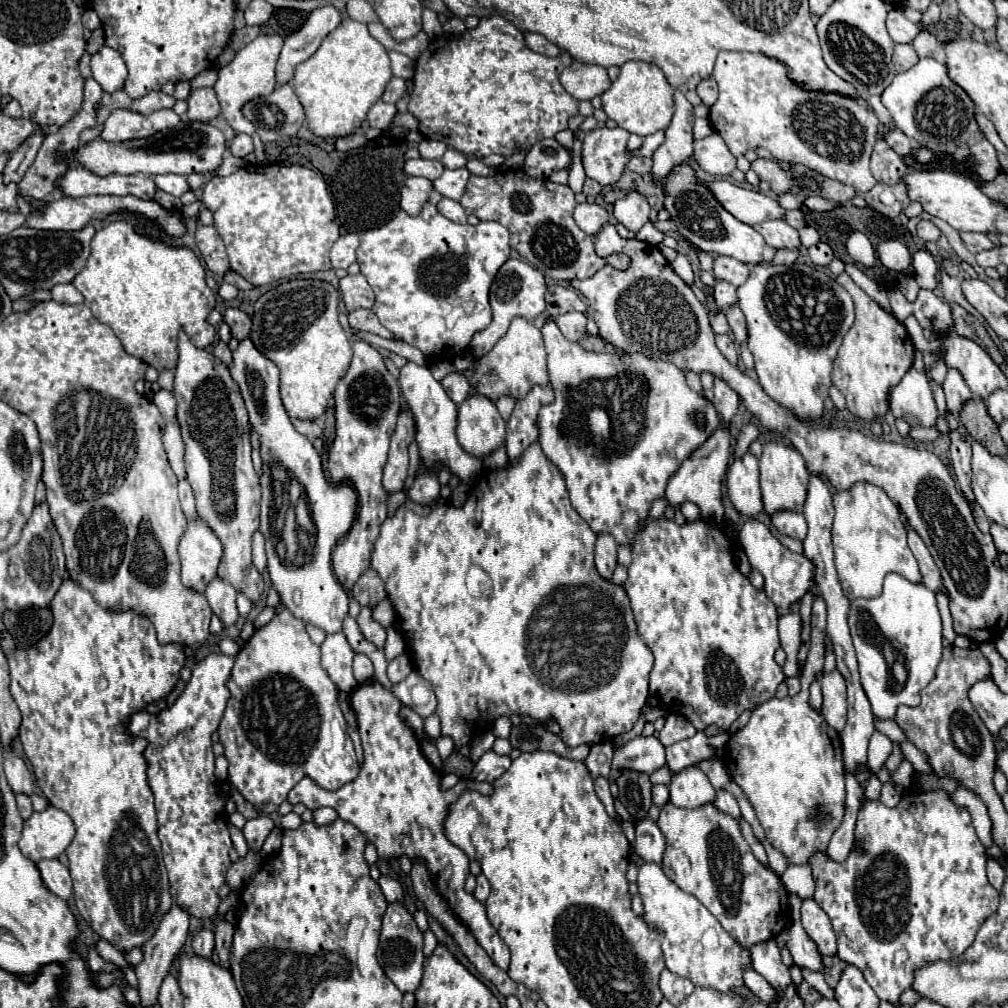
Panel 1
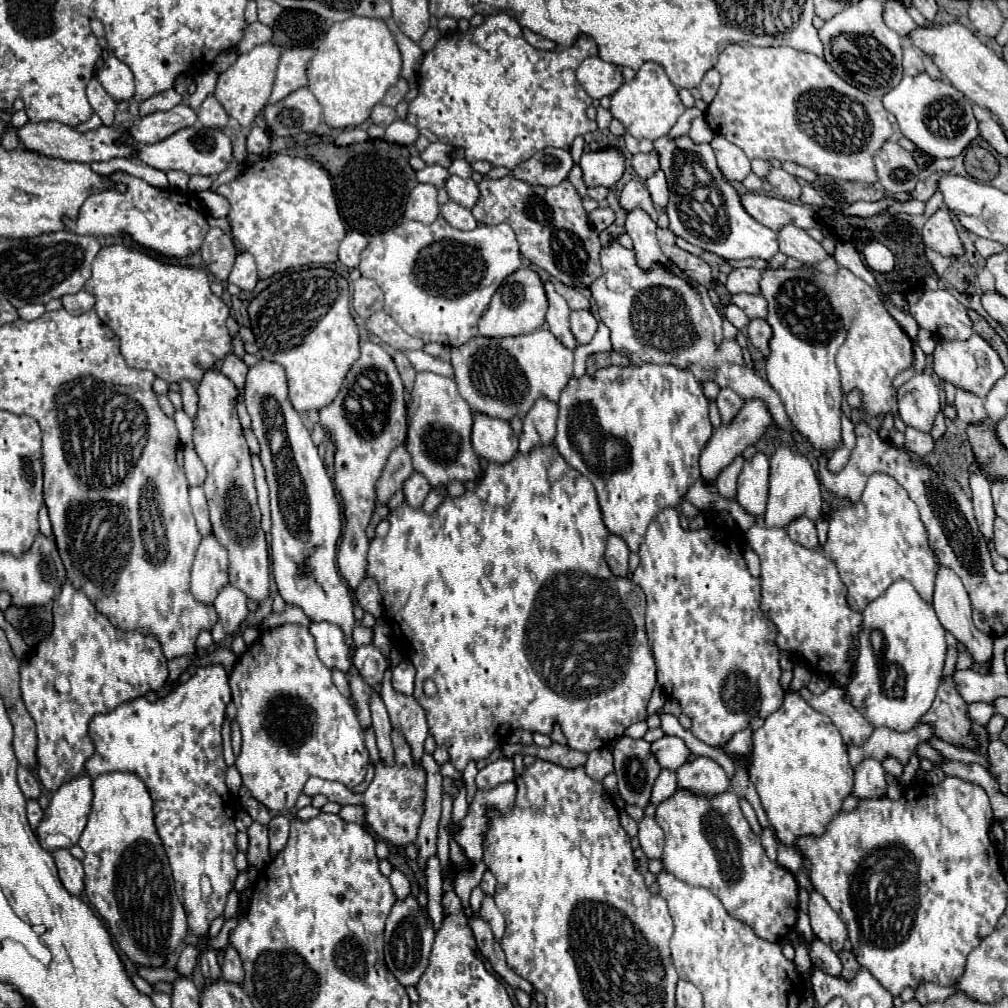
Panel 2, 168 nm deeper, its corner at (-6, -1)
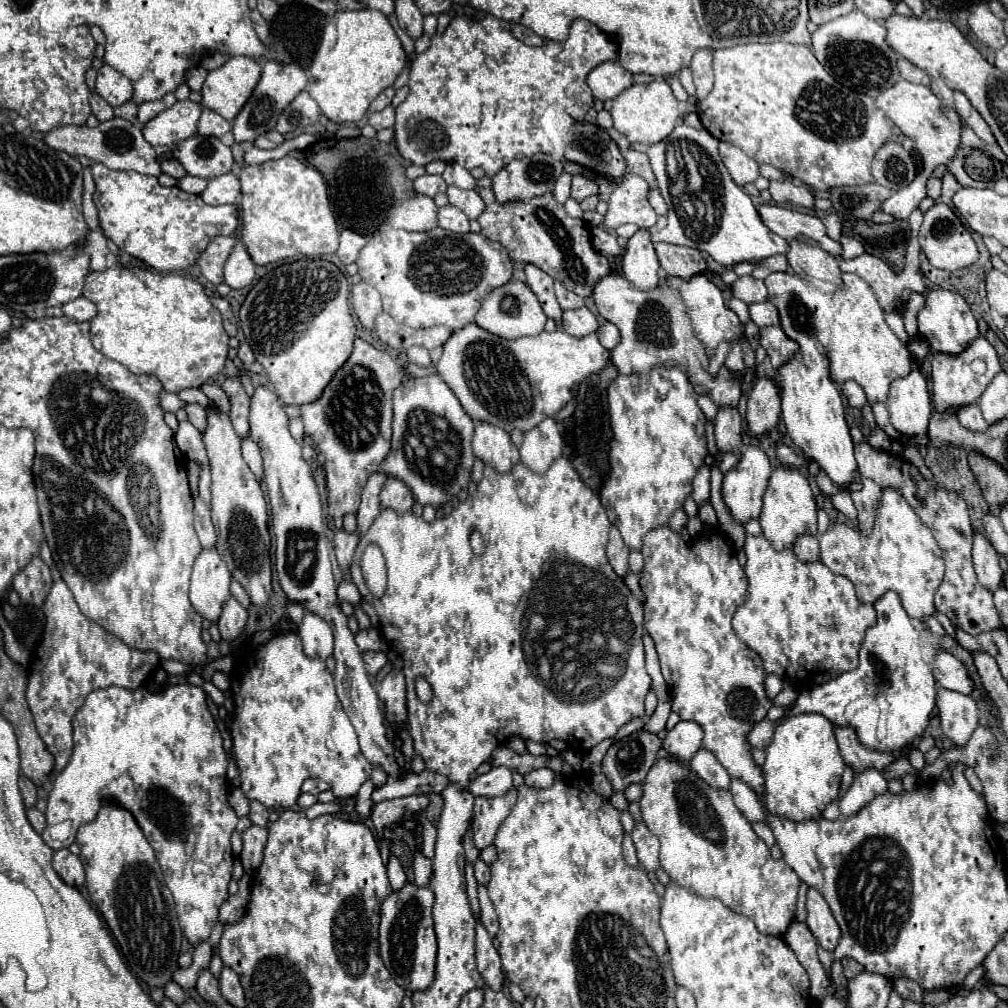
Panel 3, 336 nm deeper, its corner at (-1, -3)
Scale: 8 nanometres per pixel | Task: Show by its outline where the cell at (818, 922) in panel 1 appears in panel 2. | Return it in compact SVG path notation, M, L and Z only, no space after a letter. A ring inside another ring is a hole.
M818 891L810 893L808 915L810 915L810 925L812 925L814 935L826 945L830 945L836 953L842 951L842 945L848 939L846 925Z

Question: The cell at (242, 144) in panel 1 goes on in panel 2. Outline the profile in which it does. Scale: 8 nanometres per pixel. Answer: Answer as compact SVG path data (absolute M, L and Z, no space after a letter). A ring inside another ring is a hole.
M254 125L248 135L246 147L248 147L248 153L258 153L258 155L266 153L270 149L270 133L262 125Z

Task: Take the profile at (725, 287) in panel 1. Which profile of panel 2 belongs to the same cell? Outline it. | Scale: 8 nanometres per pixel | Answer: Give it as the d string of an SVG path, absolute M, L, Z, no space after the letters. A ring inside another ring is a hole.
M734 295L732 303L736 303L740 309L744 309L744 313L750 319L768 317L768 301L762 295Z

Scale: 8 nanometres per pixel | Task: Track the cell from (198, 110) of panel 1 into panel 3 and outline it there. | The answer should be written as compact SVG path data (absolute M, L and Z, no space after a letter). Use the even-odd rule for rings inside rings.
M203 109L201 119L199 119L199 133L201 135L213 135L213 137L221 137L231 129L229 121L223 119L219 113L211 111L211 109Z

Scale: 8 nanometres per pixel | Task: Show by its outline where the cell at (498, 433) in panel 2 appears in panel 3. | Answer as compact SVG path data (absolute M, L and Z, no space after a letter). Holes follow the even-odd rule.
M491 423L475 425L473 455L497 473L511 471L511 467L519 461L519 451L515 449L509 433Z

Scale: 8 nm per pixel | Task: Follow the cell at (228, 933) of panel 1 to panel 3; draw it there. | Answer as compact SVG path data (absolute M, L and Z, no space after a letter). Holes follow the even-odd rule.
M223 967L223 973L219 977L219 989L221 989L223 999L227 999L227 1003L231 1003L235 1007L245 1007L243 987L239 983L239 975L233 969Z

